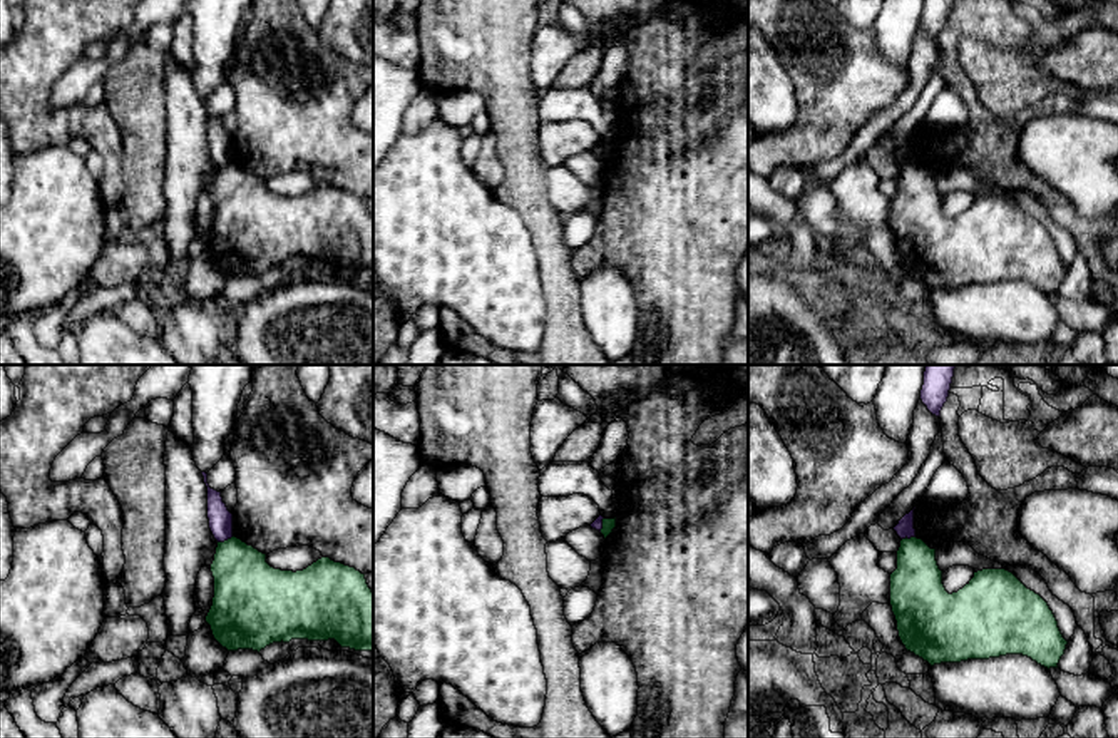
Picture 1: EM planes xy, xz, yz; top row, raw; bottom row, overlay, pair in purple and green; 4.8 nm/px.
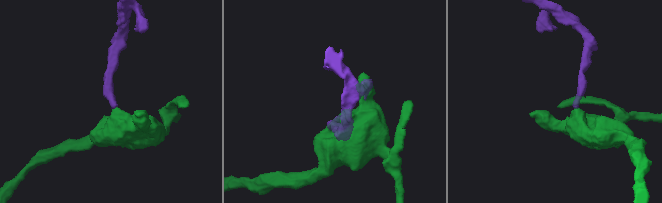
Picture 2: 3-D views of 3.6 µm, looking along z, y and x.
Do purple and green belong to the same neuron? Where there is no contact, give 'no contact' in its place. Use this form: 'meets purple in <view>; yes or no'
meets purple in xy; no

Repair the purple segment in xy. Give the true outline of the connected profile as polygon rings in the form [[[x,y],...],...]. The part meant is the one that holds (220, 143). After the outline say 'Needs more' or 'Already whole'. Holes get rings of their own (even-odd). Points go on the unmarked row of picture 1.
[[[201,97],[204,102],[204,109],[208,112],[208,144],[209,154],[218,167],[224,167],[233,162],[233,139],[228,136],[226,129],[223,127],[221,117],[214,115],[208,109],[208,99]]]. Already whole

